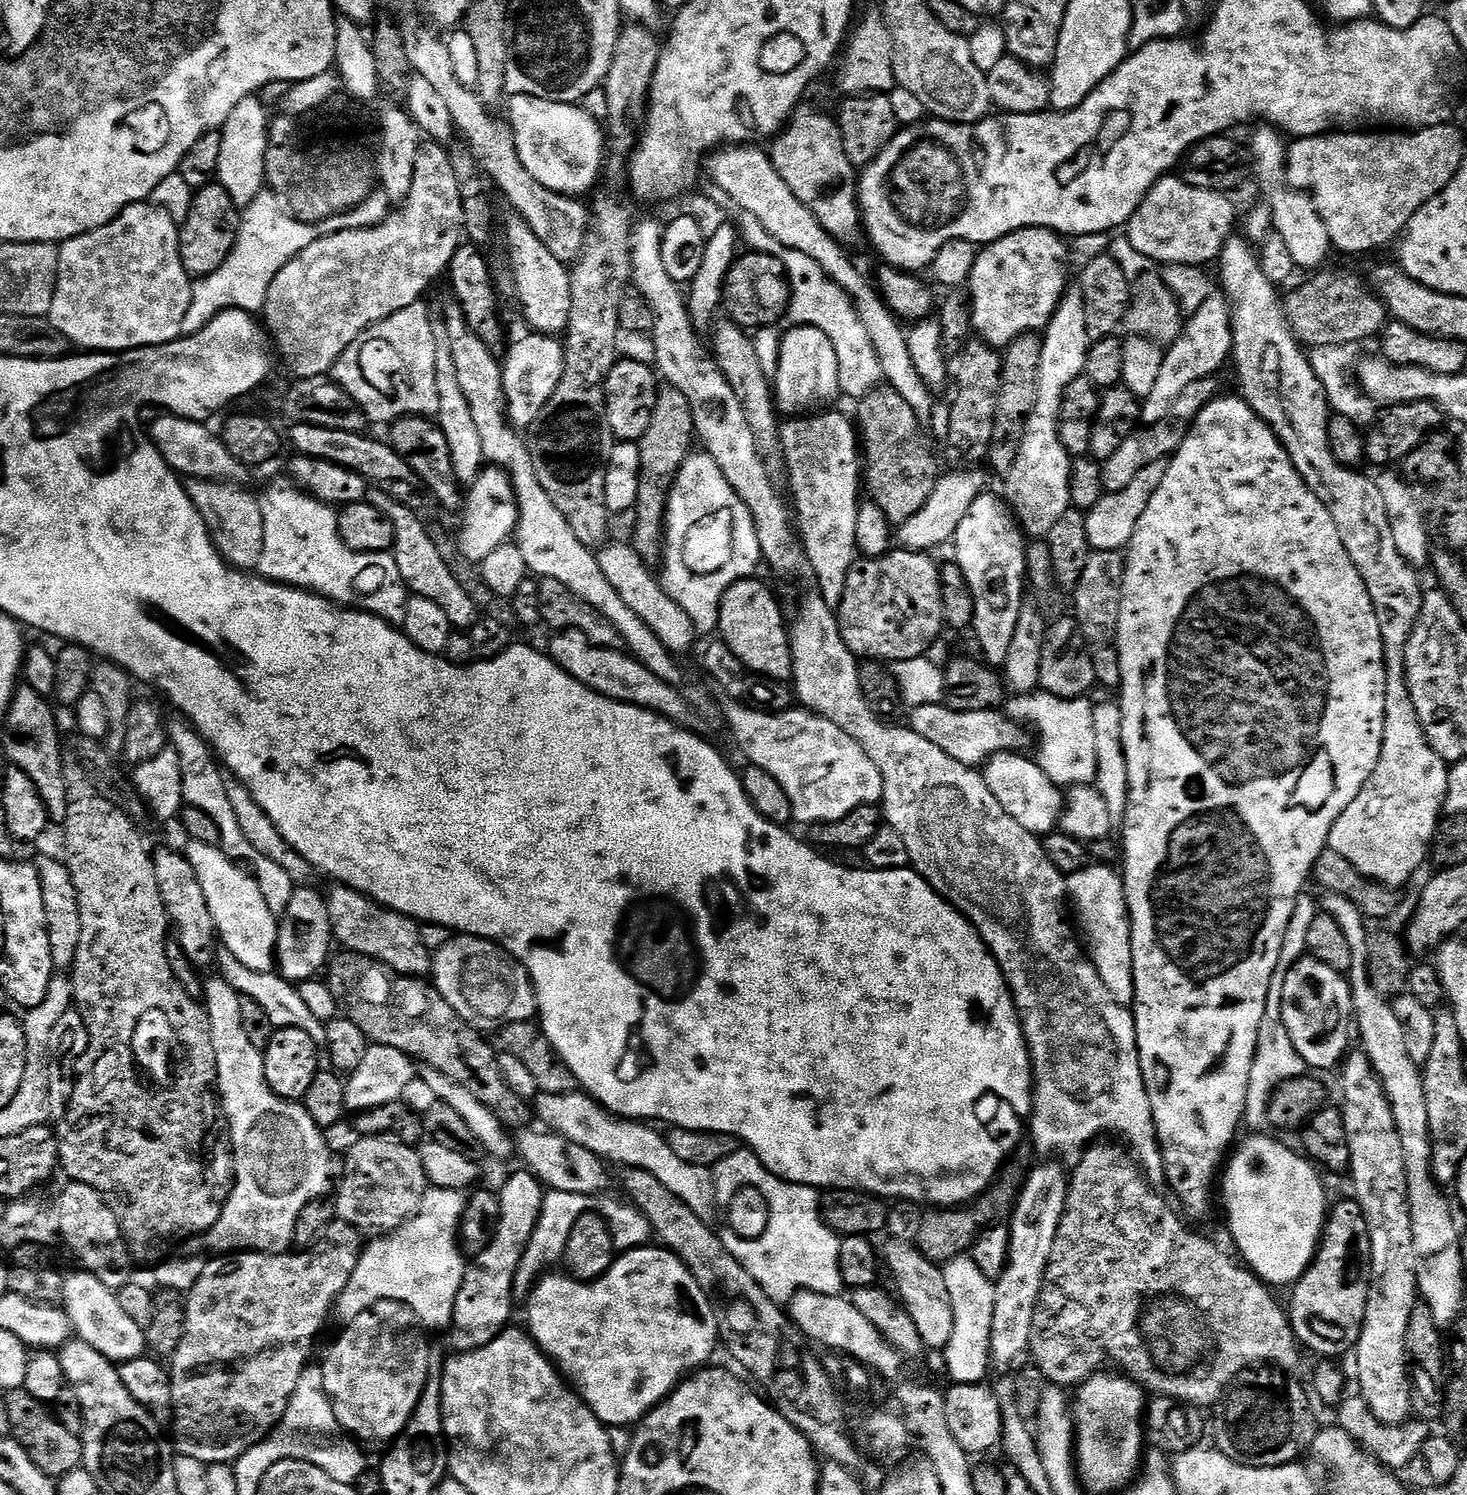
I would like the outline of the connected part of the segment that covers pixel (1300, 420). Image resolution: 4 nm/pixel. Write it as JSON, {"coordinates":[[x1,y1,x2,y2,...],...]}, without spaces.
{"coordinates":[[1239,235,1228,237,1218,261,1220,280,1224,283,1222,292,1230,301,1232,310,1230,360,1233,365,1236,363,1236,376,1240,379,1239,395,1255,410,1258,418,1262,418,1262,422,1266,422,1266,426,1274,430,1306,486,1310,486,1310,490,1318,494,1326,510,1330,510,1330,518,1334,518,1334,526,1338,526,1338,534,1342,534,1342,546,1346,546,1350,562,1354,562,1358,574,1362,574,1362,582,1366,582,1370,602,1374,602,1374,614,1378,614,1378,626,1382,630,1384,643,1386,714,1378,766,1374,766,1374,774,1370,774,1358,798,1354,798,1354,802,1350,802,1350,806,1346,806,1346,810,1342,810,1342,814,1334,822,1328,847,1342,854,1342,858,1346,858,1346,862,1350,862,1362,875,1385,884,1387,888,1398,890,1423,866,1424,860,1426,864,1429,859,1436,827,1445,815,1444,803,1448,793,1449,761,1441,758,1430,746,1420,725,1418,710,1414,710,1406,676,1406,646,1418,622,1426,588,1425,585,1420,585,1421,573,1408,564,1406,558,1398,552,1398,545,1394,542,1394,534,1390,530,1390,518,1386,518,1386,505,1382,503,1382,494,1378,494,1375,479,1371,475,1363,476,1363,471,1342,467,1334,458,1328,441,1328,395,1318,378,1316,365,1289,328,1281,293,1276,293,1279,292,1277,285,1272,284,1270,278,1266,278,1257,249,1243,235]]}

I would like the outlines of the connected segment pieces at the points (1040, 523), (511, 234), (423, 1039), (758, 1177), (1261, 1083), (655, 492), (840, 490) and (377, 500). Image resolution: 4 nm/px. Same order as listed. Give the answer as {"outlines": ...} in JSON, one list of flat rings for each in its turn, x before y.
{"outlines":[[[1069,287,1068,291,1064,293,1054,318,1042,333,1042,339,1044,345,1042,346,1042,363,1038,365,1038,402,1034,402,1034,410,1028,415,1026,434,1022,434,1022,442,1018,450,1018,458,1014,458,1014,466,1006,473,1005,480,1008,481,1004,484,1005,494,1003,493,1006,503,1012,509,1021,529,1032,538,1047,537,1048,532,1054,530,1054,522,1058,522,1058,518,1062,518,1062,514,1068,512,1072,502,1070,474,1072,473,1073,457,1069,456,1066,446,1062,446,1060,411,1064,405,1064,395,1070,382,1074,382,1074,378,1084,375,1086,354,1090,347,1086,330,1084,299,1079,287]],[[519,216,506,226,506,246,516,292,527,322,535,333,541,335,559,335,569,324,571,307,571,271,558,260,549,248,536,237,524,218]],[[347,950,337,951,331,957,326,968,327,972,326,982,330,986,330,994,334,994,337,1009,344,1018,358,1026,372,1044,402,1050,402,1054,412,1057,413,1061,419,1062,423,1067,433,1068,454,1078,458,1086,470,1090,470,1094,474,1094,474,1098,478,1098,478,1102,482,1102,482,1106,486,1106,486,1110,490,1110,494,1118,498,1118,505,1128,524,1130,531,1125,528,1123,534,1120,533,1105,525,1097,518,1095,509,1077,508,1080,504,1077,504,1068,500,1065,501,1057,497,1049,489,1041,488,1045,484,1041,487,1040,485,1033,478,1028,471,1028,460,1017,458,1010,454,1010,454,1006,450,1006,450,1002,446,1002,446,998,442,998,440,991,427,979,404,976,396,972,389,964,383,964,380,960]],[[756,1166,752,1172,751,1187,766,1198,770,1206,770,1222,766,1234,758,1238,742,1238,735,1230,719,1229,720,1241,742,1262,742,1266,762,1286,775,1304,787,1305,797,1292,810,1291,827,1296,839,1296,846,1285,840,1273,840,1241,828,1227,822,1215,822,1196,817,1189,805,1184,792,1184]],[[1305,894,1298,898,1294,906,1294,914,1290,918,1290,926,1286,926,1286,938,1282,938,1282,954,1278,958,1278,966,1274,970,1274,978,1270,982,1270,994,1266,1002,1266,1014,1262,1014,1262,1022,1258,1030,1258,1046,1254,1054,1254,1062,1250,1066,1250,1082,1246,1094,1244,1120,1252,1130,1260,1130,1268,1124,1268,1104,1276,1095,1276,1088,1290,1078,1305,1075,1306,1065,1302,1054,1294,1050,1294,1042,1290,1042,1290,1030,1286,1030,1286,1022,1282,1018,1282,986,1286,982,1286,974,1299,960,1303,960,1308,947,1306,937,1310,925,1318,914,1318,904]],[[671,386,661,387,658,402,654,406,654,418,646,434,638,441,641,452,641,470,638,478,638,496,634,515,636,525,632,528,630,543,649,566,661,563,664,554,664,529,668,514,668,499,676,481,678,470,693,451,696,440,694,414,690,402,682,390]],[[827,411,800,414,797,420,785,419,780,425,780,450,782,461,788,467,788,484,792,487,790,500,794,505,794,520,808,558,808,567,811,575,816,575,816,584,820,587,817,588,818,594,835,610,839,608,846,590,846,574,850,574,850,566,858,559,856,531,862,499,862,444,858,439,857,425,849,417,848,421,840,412]],[[380,490,376,497,371,497,372,503,378,510,382,510,390,518,396,534,396,545,392,547,392,557,398,562,398,574,402,574,404,585,407,586,412,596,430,598,435,602,446,618,450,618,453,629,469,630,473,628,482,613,474,598,466,594,466,590,452,573,452,564,442,558,440,547,436,545,433,533,428,533,428,528,423,524,421,513,402,506,388,495,387,491]]]}

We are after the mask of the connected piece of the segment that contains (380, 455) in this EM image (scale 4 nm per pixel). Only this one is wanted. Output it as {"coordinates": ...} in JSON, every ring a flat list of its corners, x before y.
{"coordinates":[[293,423,292,444,295,451,301,456,313,456,319,460,328,460,332,464,337,464,343,468,348,468,351,472,356,472,369,482,377,480,380,486,393,484,395,480,407,480,412,476,412,468,408,461,400,457,392,445,383,439,375,440,369,434,358,432,347,432,346,430,330,430,329,428,319,428,313,424]]}

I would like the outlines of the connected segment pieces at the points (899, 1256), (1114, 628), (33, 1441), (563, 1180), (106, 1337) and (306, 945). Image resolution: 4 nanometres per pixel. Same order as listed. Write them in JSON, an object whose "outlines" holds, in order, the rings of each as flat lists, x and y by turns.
{"outlines":[[[892,1240,889,1245,886,1268,892,1271,900,1294,899,1303,908,1311,910,1318,914,1318,914,1326,918,1326,918,1338,922,1338,925,1349,947,1348,954,1334,954,1306,950,1306,950,1290,946,1290,943,1267,935,1259,922,1255,916,1244]],[[1089,552,1086,570,1082,570,1082,578,1078,578,1078,586,1074,589,1074,619,1080,623,1082,634,1092,649,1096,683,1101,689,1119,689,1122,678,1120,659,1114,645,1118,634,1118,618,1122,610,1124,562,1125,557,1120,552]],[[23,1387,13,1388,8,1392,6,1407,10,1413,12,1437,24,1447,26,1454,30,1454,30,1458,34,1458,34,1466,38,1466,38,1470,53,1478,59,1478,77,1471,83,1465,83,1439,70,1434,70,1430,62,1426,62,1422,49,1405,34,1398,34,1394,30,1394]],[[524,1130,517,1135,520,1137,516,1140,516,1148,520,1151,521,1158,528,1163,525,1164,527,1171,531,1172,545,1189,566,1194,582,1194,585,1198,596,1195,599,1197,609,1191,609,1165,602,1157,586,1150,586,1146,578,1146,578,1142,570,1142,570,1138,551,1130,532,1131]],[[83,1270,67,1273,64,1276,64,1298,62,1307,71,1320,75,1335,86,1341,94,1350,115,1362,117,1365,125,1364,127,1360,138,1360,146,1352,146,1332,138,1327,126,1315,120,1305,119,1295,108,1288,94,1274]],[[304,886,293,891,287,917,281,919,279,925,280,933,276,943,279,975,293,982,313,979,319,973,316,971,325,967,334,948,334,933,330,927,325,897,319,896,312,886]]]}

